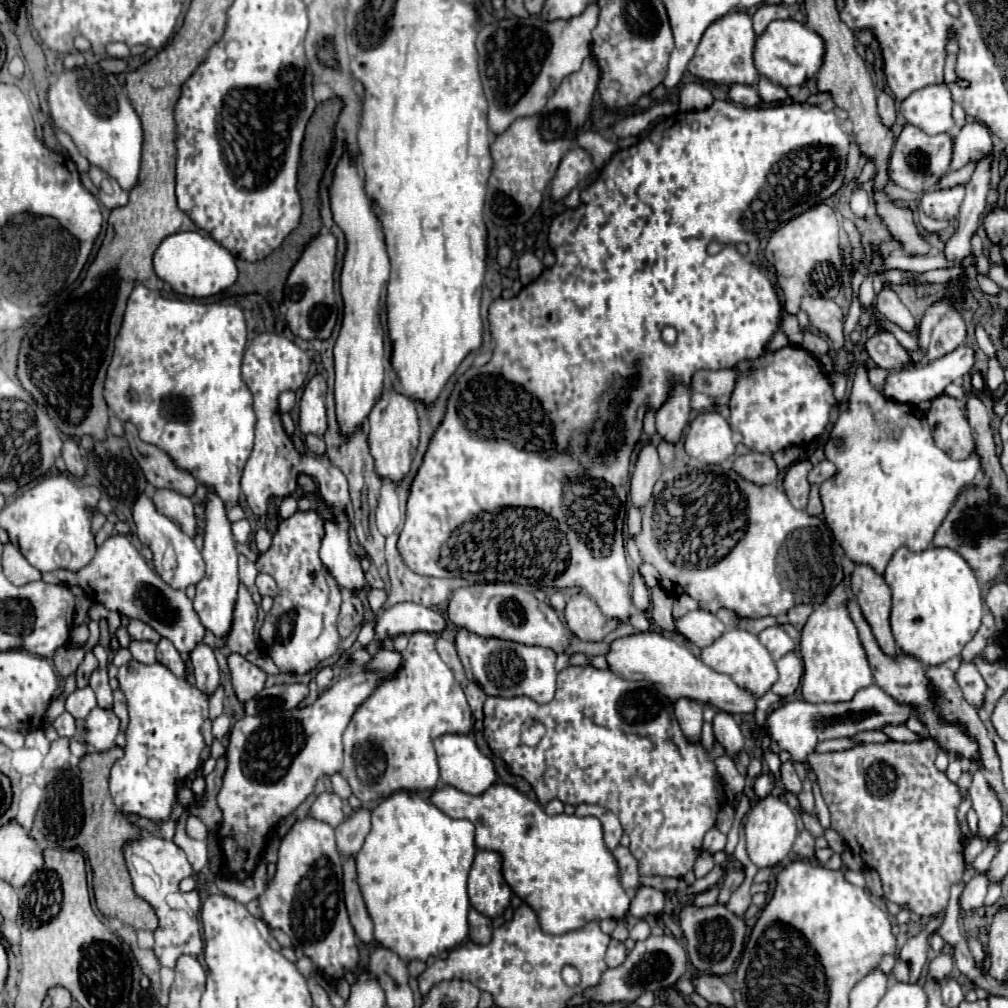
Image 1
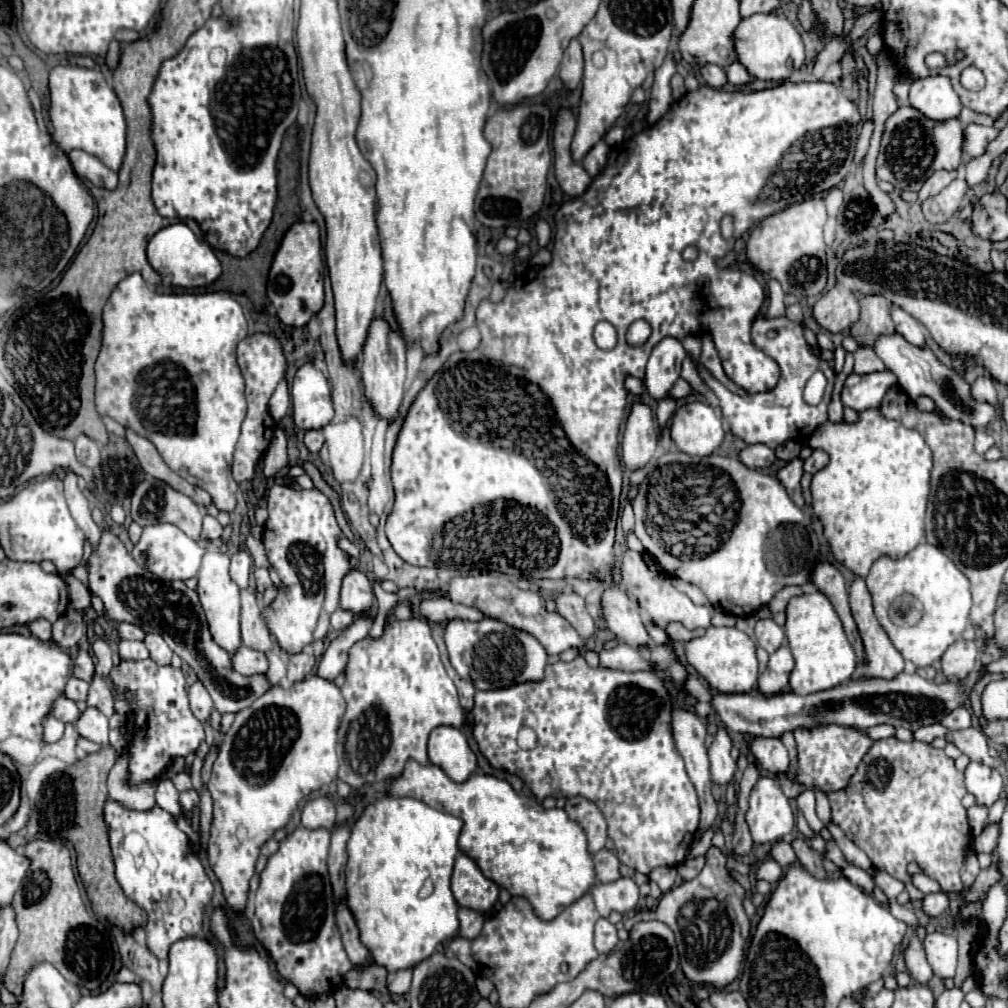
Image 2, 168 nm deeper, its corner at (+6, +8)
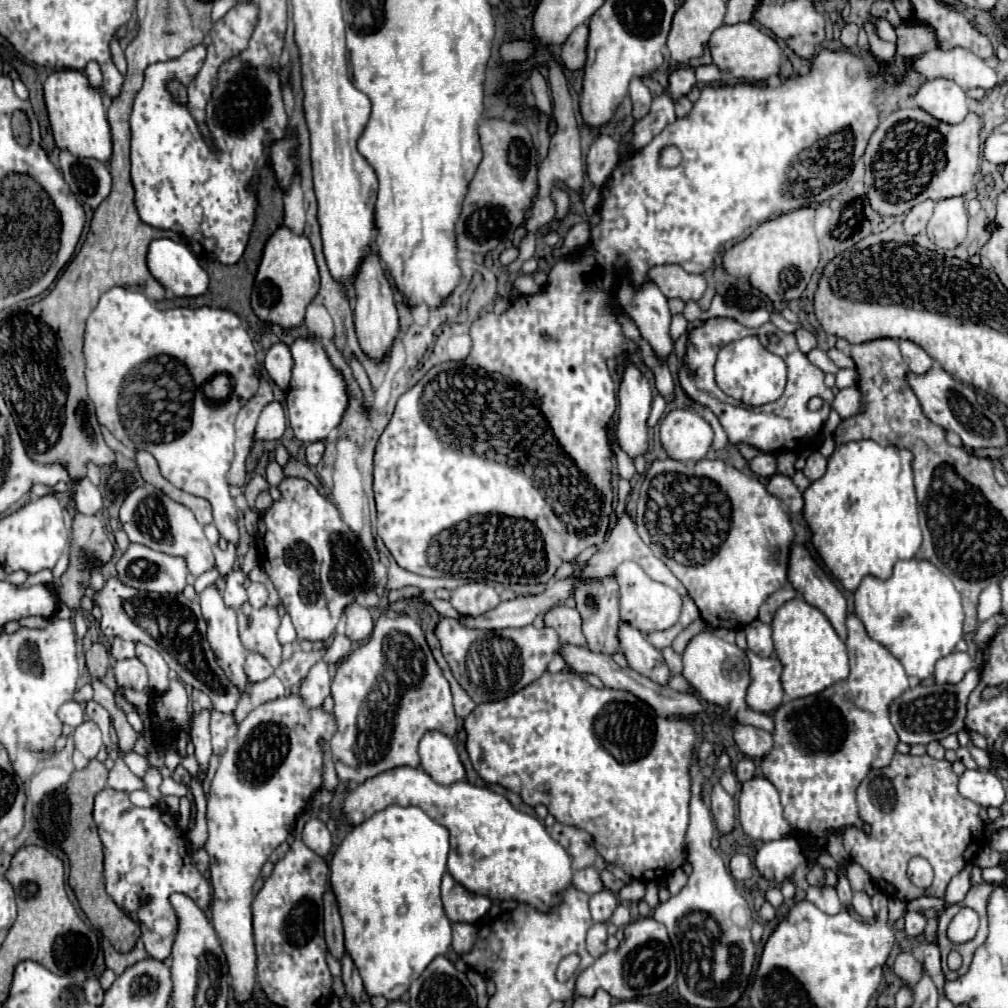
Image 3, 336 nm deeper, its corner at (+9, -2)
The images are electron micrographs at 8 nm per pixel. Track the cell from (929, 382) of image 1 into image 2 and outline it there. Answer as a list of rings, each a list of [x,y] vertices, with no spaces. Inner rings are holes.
[[[888,370],[874,372],[874,374],[864,374],[864,376],[852,372],[844,380],[842,404],[854,408],[856,412],[878,408],[886,390],[894,384],[896,384],[896,378]]]

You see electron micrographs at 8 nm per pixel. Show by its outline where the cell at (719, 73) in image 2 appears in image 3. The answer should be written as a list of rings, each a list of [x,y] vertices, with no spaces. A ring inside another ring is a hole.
[[[679,68],[669,76],[669,90],[671,90],[673,100],[677,100],[679,96],[685,96],[695,84],[697,84],[697,80],[695,80],[695,72],[691,68]]]

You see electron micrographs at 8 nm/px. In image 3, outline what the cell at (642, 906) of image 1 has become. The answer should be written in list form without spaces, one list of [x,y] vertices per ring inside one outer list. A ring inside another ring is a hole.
[[[603,890],[599,894],[593,894],[589,900],[591,916],[595,922],[607,922],[617,906],[619,906],[619,898],[611,890]]]

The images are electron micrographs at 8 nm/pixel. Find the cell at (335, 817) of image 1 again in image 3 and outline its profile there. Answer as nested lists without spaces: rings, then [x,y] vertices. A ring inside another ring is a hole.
[[[311,818],[303,828],[303,842],[319,856],[327,856],[331,850],[331,834],[319,818]]]

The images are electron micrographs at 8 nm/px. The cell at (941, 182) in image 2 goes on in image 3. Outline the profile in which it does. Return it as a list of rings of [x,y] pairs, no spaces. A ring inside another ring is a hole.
[[[925,200],[923,204],[917,204],[915,208],[911,208],[907,212],[905,222],[903,222],[903,228],[905,228],[907,236],[915,236],[915,234],[919,234],[919,232],[925,230],[925,226],[927,226],[927,222],[931,218],[933,206],[935,206],[933,200]]]

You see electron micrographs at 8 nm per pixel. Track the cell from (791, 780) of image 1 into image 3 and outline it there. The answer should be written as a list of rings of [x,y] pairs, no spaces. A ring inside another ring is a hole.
[[[735,724],[733,738],[735,738],[735,744],[739,746],[739,750],[751,760],[763,760],[763,756],[767,756],[767,752],[771,752],[771,748],[773,748],[771,734],[761,728],[755,728],[755,726]]]

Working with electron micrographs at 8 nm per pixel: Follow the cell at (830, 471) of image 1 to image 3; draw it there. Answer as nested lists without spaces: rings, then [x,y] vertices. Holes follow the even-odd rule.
[[[813,452],[807,458],[807,466],[803,468],[803,474],[813,482],[825,474],[825,466],[827,466],[827,460],[821,456],[821,452]]]

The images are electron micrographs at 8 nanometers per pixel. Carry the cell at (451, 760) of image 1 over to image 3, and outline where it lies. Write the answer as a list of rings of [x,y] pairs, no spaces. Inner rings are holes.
[[[427,732],[419,742],[421,768],[437,784],[455,784],[465,780],[465,768],[453,740],[441,732]]]

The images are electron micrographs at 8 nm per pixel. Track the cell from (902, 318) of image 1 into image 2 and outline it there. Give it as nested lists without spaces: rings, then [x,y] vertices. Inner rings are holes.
[[[892,308],[892,320],[896,324],[896,332],[904,336],[910,344],[924,348],[926,338],[924,338],[924,328],[918,320],[914,320],[910,314],[906,314],[902,308]]]

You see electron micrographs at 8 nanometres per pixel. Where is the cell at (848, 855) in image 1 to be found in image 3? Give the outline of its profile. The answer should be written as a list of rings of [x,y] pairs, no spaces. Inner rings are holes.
[[[853,892],[853,902],[851,904],[853,904],[853,910],[861,918],[865,918],[865,920],[875,918],[875,912],[871,908],[871,896],[867,892]]]

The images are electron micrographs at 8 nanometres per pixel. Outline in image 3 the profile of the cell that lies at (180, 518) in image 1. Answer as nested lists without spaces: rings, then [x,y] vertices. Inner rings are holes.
[[[145,484],[143,488],[133,490],[125,498],[121,512],[119,512],[119,522],[121,522],[121,528],[127,532],[131,542],[149,546],[149,548],[165,552],[165,554],[183,556],[187,560],[189,572],[195,576],[211,570],[215,564],[211,544],[205,538],[203,526],[195,520],[193,512],[187,506],[165,496],[161,490],[157,490],[151,484]]]

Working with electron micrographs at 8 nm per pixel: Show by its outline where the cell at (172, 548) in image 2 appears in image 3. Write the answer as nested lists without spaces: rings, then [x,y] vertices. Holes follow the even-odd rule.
[[[131,544],[117,562],[119,578],[139,590],[179,594],[187,580],[187,562],[181,556],[167,556],[143,544]]]

